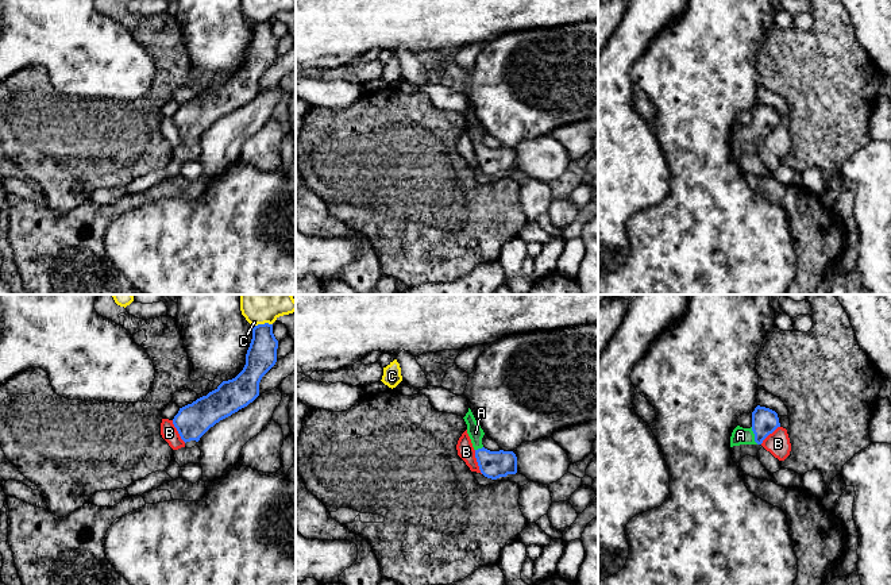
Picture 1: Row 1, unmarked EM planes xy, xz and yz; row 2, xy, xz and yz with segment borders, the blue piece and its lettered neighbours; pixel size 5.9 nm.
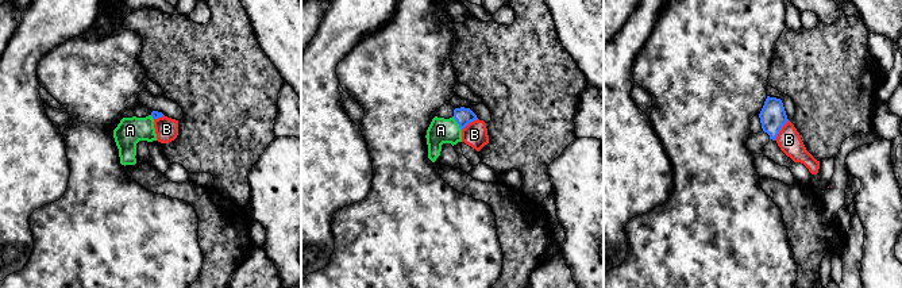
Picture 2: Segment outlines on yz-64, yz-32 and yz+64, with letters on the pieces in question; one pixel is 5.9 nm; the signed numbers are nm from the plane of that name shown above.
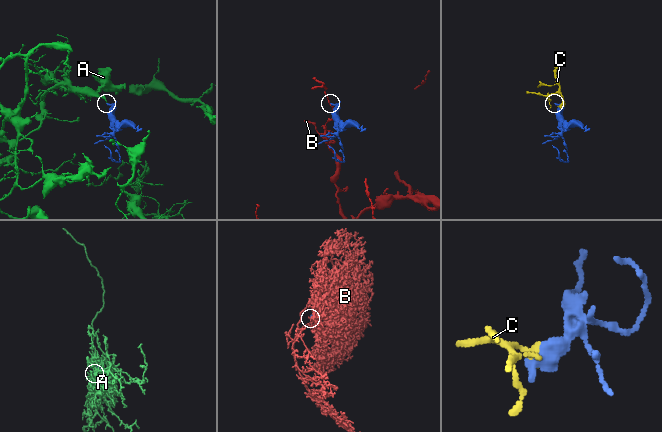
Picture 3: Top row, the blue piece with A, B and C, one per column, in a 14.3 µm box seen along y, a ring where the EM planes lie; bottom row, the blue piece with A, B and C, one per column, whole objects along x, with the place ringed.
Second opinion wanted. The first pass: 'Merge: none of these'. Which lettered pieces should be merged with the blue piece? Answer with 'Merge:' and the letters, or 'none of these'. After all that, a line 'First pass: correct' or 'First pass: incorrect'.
Merge: A
First pass: incorrect

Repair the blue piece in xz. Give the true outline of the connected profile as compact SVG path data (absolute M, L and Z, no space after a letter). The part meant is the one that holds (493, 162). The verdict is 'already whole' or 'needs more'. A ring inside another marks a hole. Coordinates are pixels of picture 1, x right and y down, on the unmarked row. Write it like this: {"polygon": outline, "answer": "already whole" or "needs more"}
{"polygon": "M471 107L463 115L467 122L467 131L475 147L475 155L481 170L491 177L506 174L517 170L517 154L513 149L490 149L483 145L482 135L485 132L481 123L477 120Z", "answer": "needs more"}

